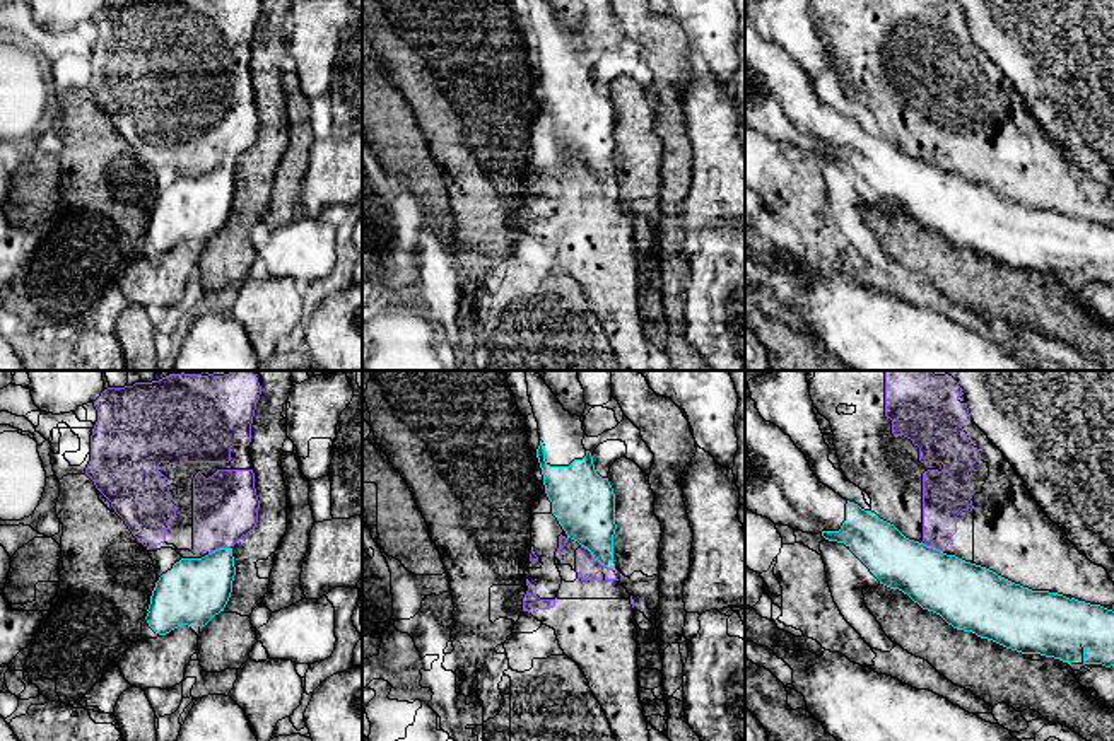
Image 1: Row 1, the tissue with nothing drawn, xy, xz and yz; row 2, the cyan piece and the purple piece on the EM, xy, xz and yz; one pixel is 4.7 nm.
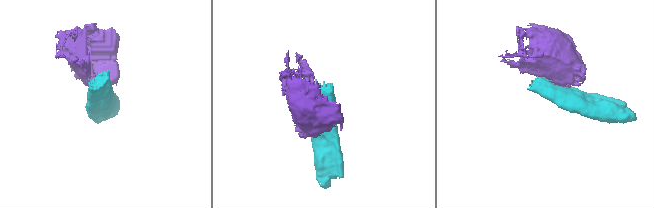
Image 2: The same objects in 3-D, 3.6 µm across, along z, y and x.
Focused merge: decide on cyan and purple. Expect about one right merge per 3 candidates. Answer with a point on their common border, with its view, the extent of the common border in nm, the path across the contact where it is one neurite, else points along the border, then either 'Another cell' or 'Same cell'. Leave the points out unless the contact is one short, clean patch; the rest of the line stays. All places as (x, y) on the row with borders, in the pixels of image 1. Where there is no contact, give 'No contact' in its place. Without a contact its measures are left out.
Touches cyan at xz (597, 559). Shared border 190 nm. Boundary: xz (581, 545), (612, 569). Another cell

